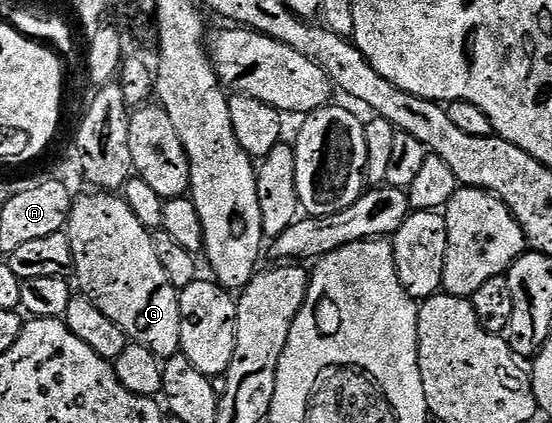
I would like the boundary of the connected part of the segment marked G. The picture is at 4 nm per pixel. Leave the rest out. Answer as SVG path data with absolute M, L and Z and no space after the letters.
M89 191L86 197L78 196L73 203L73 210L69 216L69 224L67 232L71 239L71 251L73 252L73 273L77 277L76 284L81 284L80 292L91 298L95 303L95 307L99 307L99 311L103 311L103 315L107 315L107 319L111 319L111 323L119 323L119 327L128 335L130 342L147 347L154 355L162 359L168 359L178 352L181 348L181 340L179 339L179 323L181 316L179 315L179 290L171 283L171 279L167 279L167 275L163 272L163 267L159 263L159 259L155 256L155 247L153 246L153 238L150 230L143 227L143 223L135 217L135 211L131 209L129 204L125 202L124 196L118 195L113 191Z

